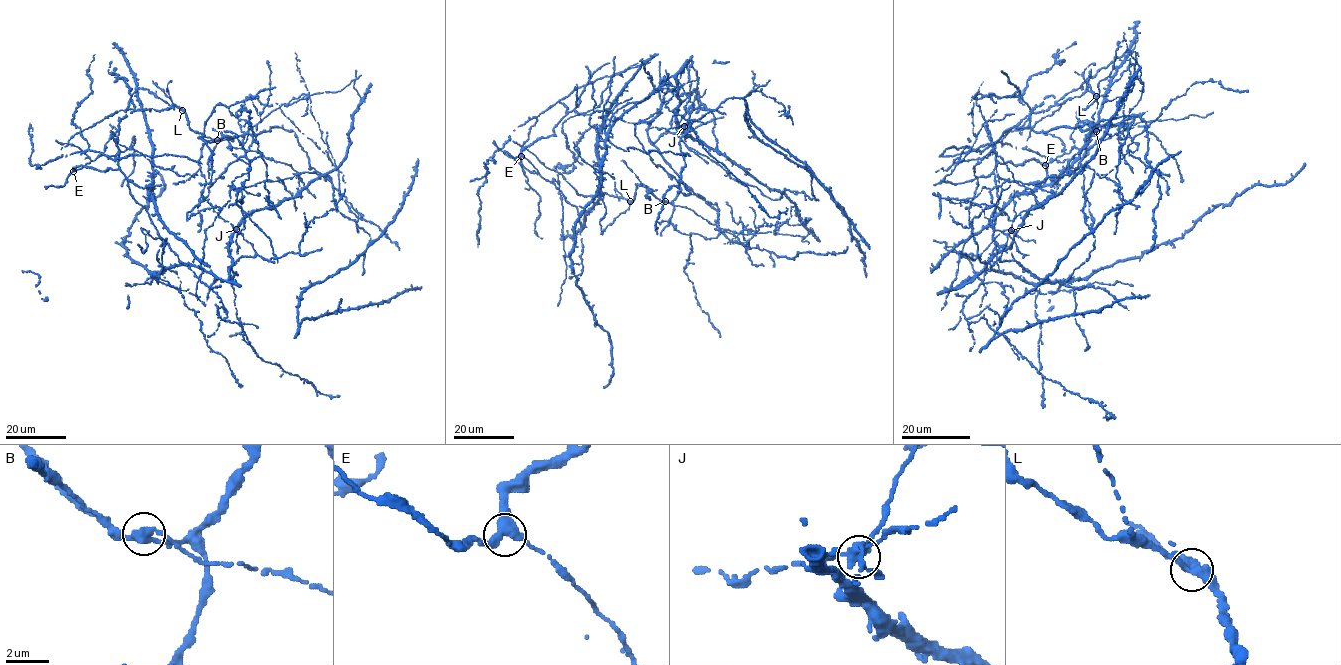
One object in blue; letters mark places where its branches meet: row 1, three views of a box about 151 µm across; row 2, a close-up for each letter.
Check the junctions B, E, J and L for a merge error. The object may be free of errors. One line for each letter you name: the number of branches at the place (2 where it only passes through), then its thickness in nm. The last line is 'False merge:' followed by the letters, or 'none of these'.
B: branches 3; calibre 400 nm
False merge: B

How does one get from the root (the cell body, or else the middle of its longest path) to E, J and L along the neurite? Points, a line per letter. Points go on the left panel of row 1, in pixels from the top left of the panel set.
E: (266, 180), (269, 206), (237, 228), (229, 278), (221, 280), (179, 260), (119, 169), (78, 165), (73, 171)
J: (266, 180), (269, 206), (252, 212), (236, 229)
L: (266, 180), (267, 164), (255, 157), (226, 203), (187, 220), (252, 137), (206, 137), (182, 110)

